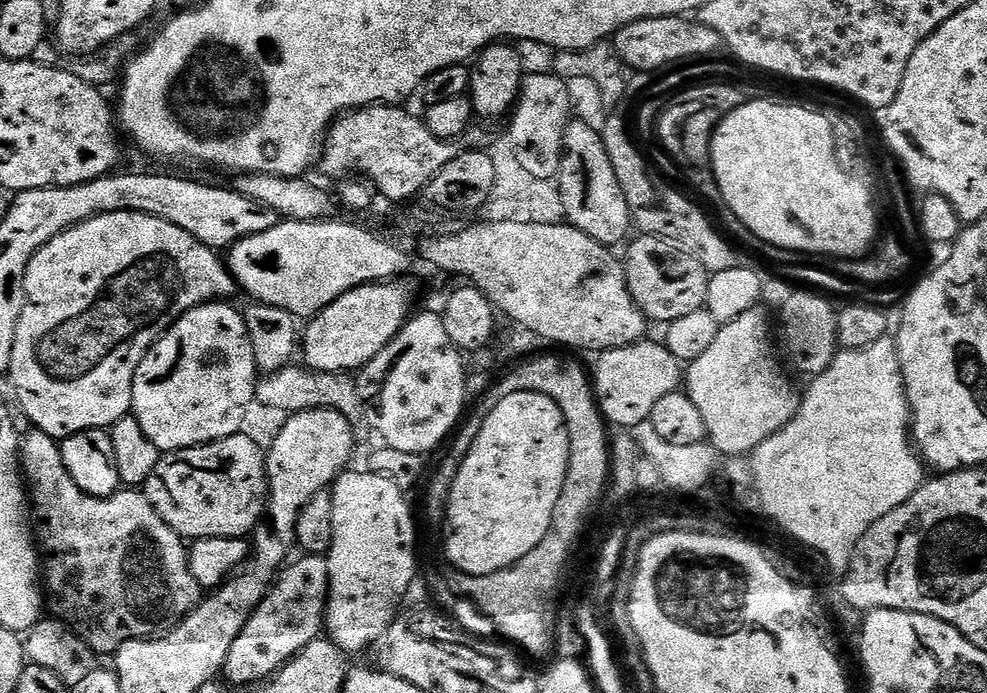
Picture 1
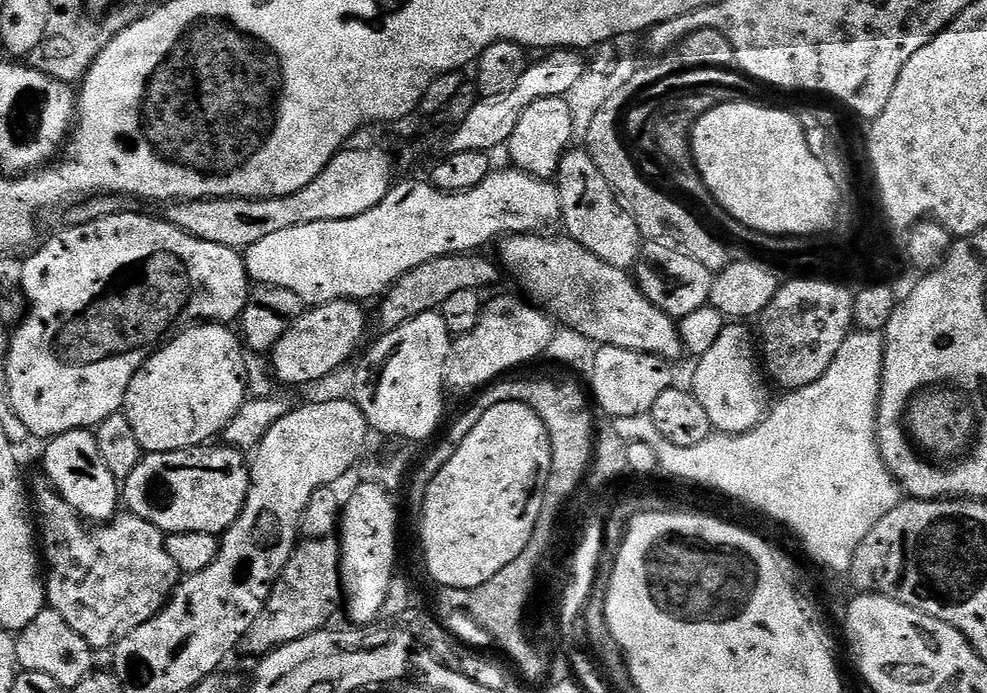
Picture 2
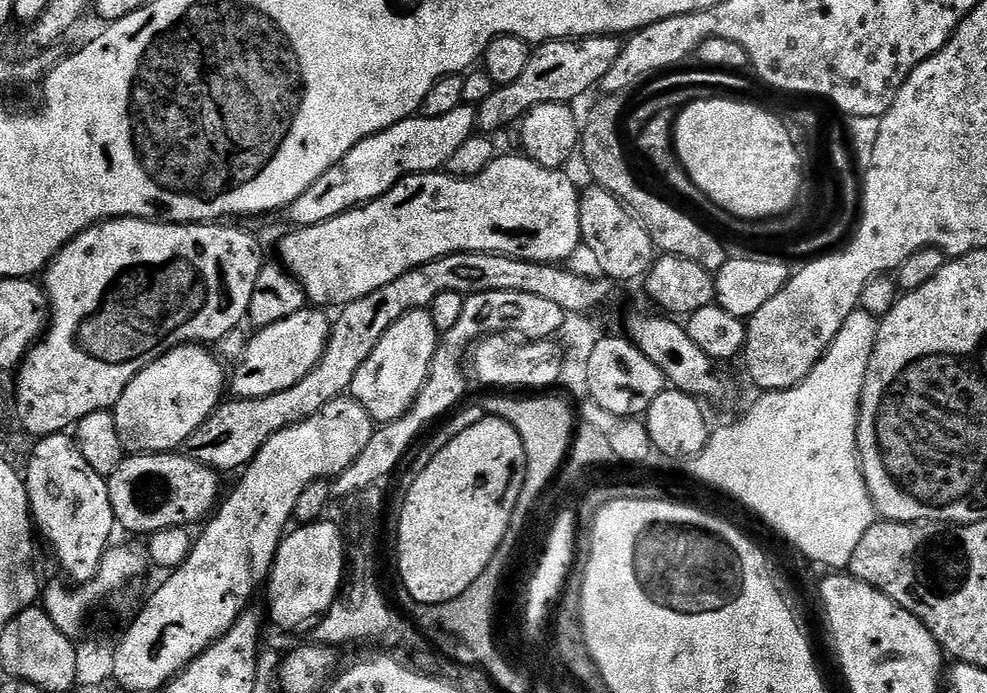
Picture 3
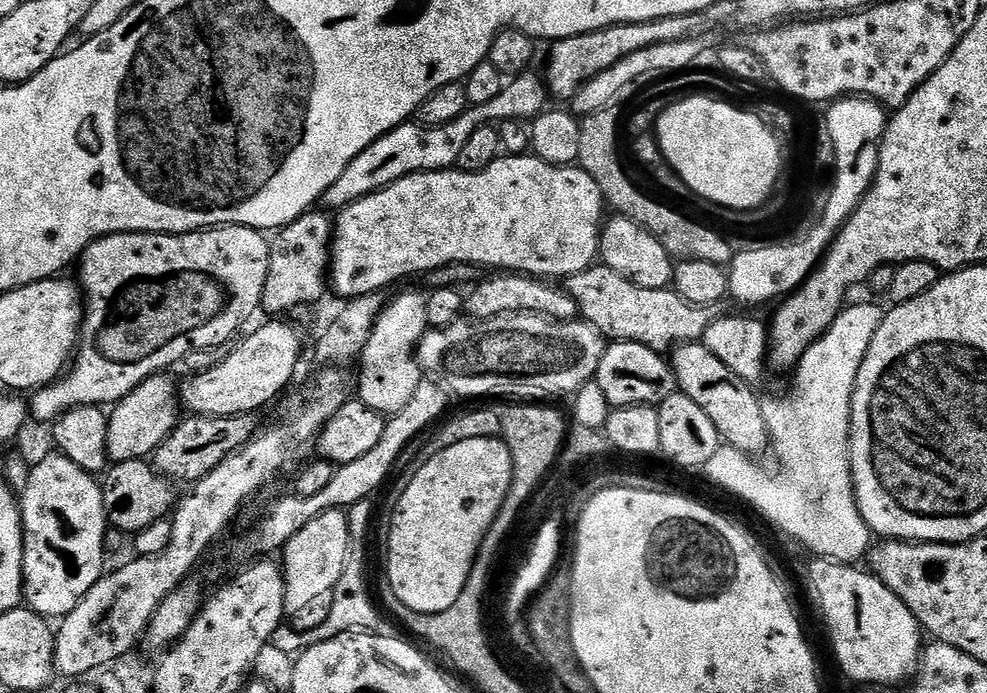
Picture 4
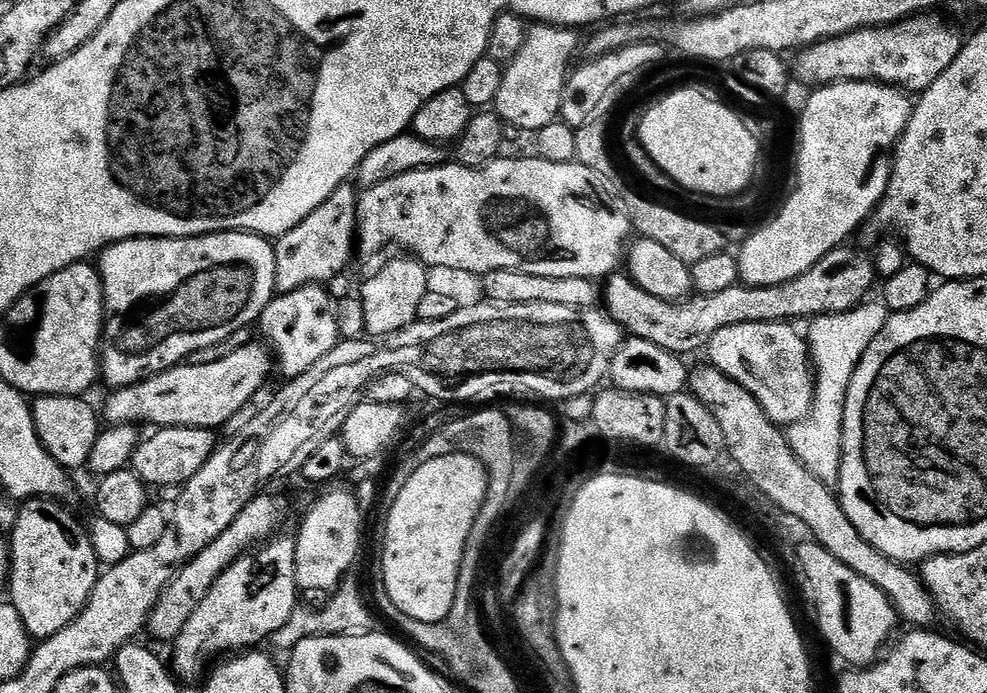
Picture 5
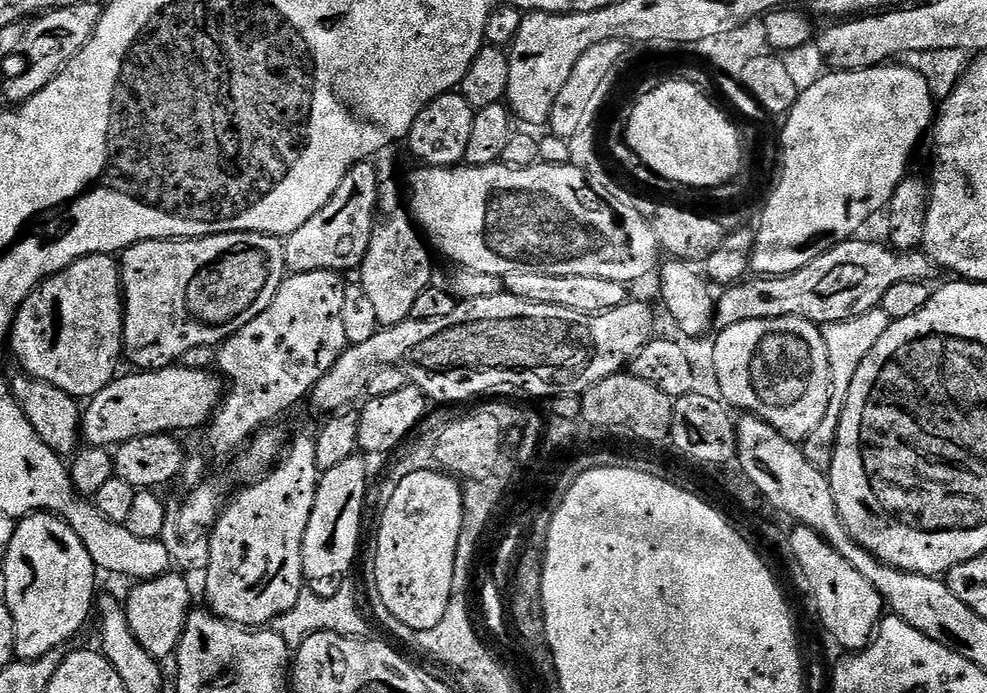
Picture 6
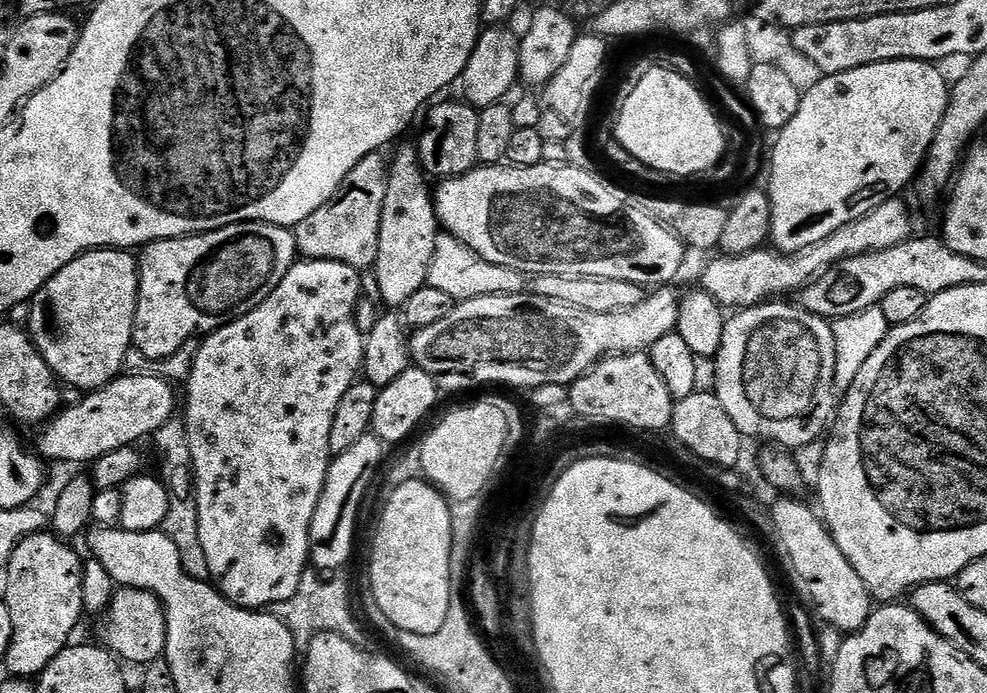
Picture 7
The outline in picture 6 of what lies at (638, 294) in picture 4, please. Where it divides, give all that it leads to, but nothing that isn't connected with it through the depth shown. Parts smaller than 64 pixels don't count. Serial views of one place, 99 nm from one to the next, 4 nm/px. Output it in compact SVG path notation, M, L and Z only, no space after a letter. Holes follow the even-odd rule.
M853 238L835 244L826 254L814 258L802 270L791 272L785 276L761 276L745 278L738 284L729 284L719 293L714 304L714 324L717 329L738 326L738 322L758 322L766 318L806 318L811 324L821 326L830 322L842 322L854 318L858 314L866 314L866 310L878 308L882 298L886 298L886 290L898 286L898 282L925 282L928 275L934 272L934 265L923 250L915 252L897 252L887 243L875 244L872 240Z

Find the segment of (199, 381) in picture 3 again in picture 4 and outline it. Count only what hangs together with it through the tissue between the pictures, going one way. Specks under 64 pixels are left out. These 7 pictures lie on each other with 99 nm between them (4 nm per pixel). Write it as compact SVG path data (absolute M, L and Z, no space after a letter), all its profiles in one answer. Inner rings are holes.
M157 374L143 380L130 394L116 401L111 409L106 430L109 461L121 464L127 460L151 457L181 419L182 401L178 395L178 384L168 374Z

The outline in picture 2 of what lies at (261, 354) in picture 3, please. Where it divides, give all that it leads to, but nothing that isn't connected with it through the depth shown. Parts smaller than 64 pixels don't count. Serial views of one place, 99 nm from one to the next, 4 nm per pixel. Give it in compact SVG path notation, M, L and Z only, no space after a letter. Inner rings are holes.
M335 300L329 304L309 307L298 318L298 322L294 322L294 326L286 330L286 334L282 334L270 353L277 378L284 384L312 384L315 380L324 380L331 372L338 371L364 340L364 312L360 308L363 307L354 300Z

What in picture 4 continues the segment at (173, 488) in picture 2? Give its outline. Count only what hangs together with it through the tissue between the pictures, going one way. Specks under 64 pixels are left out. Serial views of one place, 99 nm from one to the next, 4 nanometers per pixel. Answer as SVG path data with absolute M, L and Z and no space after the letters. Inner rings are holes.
M147 459L112 464L102 476L102 502L109 525L115 531L135 534L165 519L178 503L178 495L172 488L175 488L173 481L160 475Z

